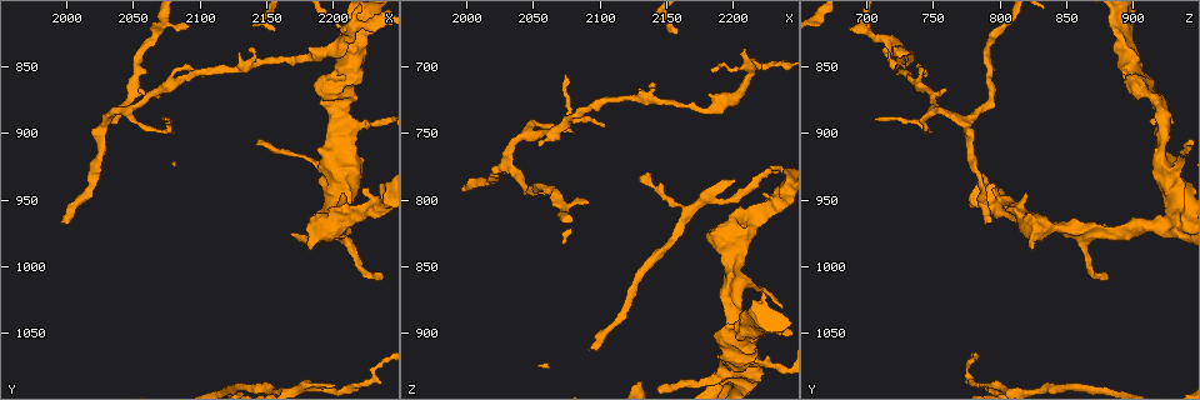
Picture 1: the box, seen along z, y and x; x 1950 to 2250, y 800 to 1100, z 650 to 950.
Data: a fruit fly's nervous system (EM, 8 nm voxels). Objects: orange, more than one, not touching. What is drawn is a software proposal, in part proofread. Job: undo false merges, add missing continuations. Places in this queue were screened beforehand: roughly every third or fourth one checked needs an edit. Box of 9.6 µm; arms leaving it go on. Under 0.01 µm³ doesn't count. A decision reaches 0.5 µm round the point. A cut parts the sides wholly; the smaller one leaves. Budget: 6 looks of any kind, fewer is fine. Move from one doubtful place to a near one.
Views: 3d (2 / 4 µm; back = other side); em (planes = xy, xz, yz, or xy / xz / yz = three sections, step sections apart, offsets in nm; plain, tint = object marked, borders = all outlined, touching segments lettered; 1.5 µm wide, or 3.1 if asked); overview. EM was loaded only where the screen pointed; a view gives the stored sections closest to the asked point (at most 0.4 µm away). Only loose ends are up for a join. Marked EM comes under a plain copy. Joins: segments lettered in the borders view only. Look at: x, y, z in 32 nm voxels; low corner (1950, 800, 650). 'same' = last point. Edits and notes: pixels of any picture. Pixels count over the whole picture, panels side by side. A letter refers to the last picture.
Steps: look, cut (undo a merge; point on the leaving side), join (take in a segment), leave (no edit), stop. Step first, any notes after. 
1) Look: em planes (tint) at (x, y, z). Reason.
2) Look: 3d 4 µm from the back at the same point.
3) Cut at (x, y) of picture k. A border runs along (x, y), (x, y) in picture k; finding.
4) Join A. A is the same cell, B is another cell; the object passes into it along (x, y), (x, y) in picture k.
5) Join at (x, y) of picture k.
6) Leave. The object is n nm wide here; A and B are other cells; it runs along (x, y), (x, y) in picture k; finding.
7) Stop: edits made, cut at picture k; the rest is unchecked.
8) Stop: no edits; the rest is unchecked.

Look: em planes (tint) at (2210, 822, 886). Thick end.

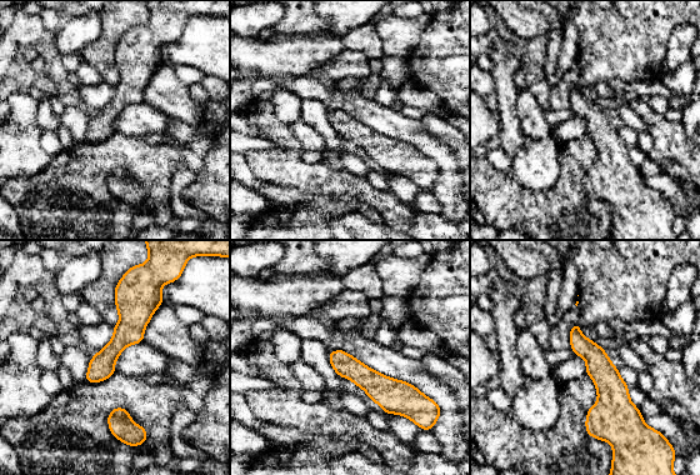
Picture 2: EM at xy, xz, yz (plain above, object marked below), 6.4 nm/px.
Look: em planes (borders) at the same point.

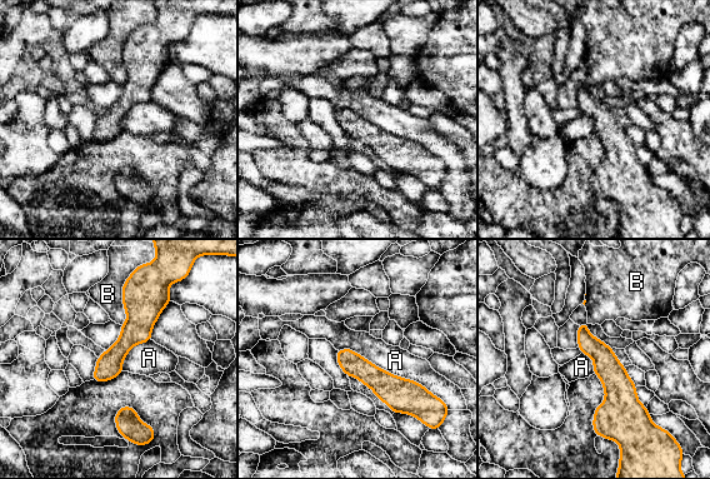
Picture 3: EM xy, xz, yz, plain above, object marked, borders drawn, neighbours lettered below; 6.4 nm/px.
Leave. A and B are other cells; a border runs along (338, 349), (351, 349), (436, 397) in picture 3; no lettered segment goes on from it.

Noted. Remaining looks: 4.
Look: em xz step 8 (borders) at (2072, 890, 708).

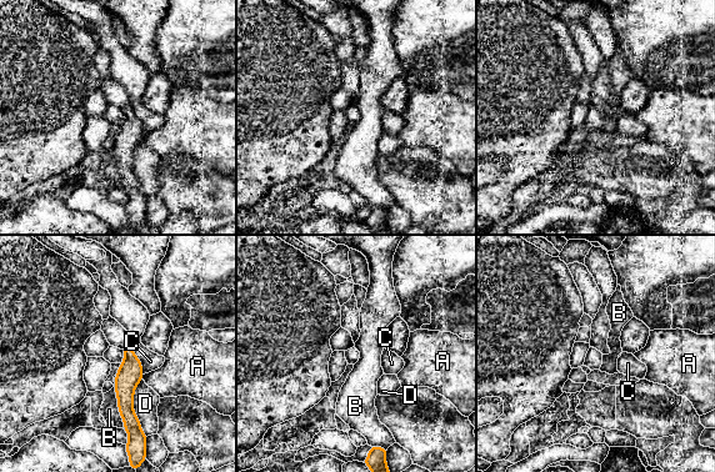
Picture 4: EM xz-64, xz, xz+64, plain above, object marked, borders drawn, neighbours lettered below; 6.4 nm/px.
Look: em planes (borders) at the same point. Another direction.

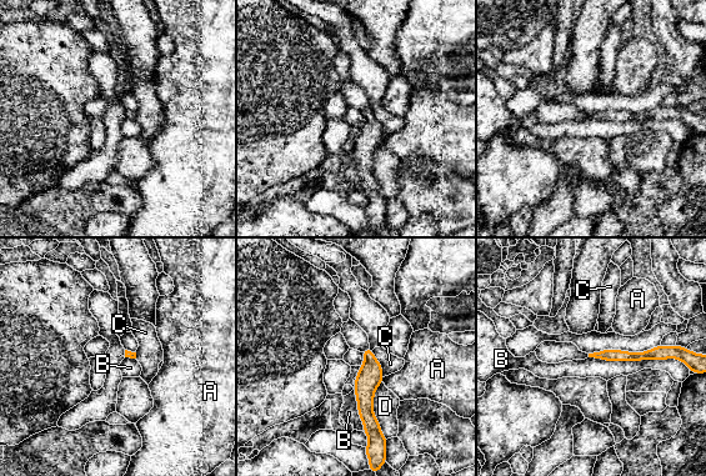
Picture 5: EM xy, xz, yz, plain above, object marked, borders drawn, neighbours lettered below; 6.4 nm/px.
Leave. A, B, C and D are other cells; it runs along (366, 352), (366, 415), (370, 431) in picture 5; no lettered segment goes on from it.

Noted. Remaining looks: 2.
Look: em planes (borders) at (1996, 966, 792). Branch stops here.

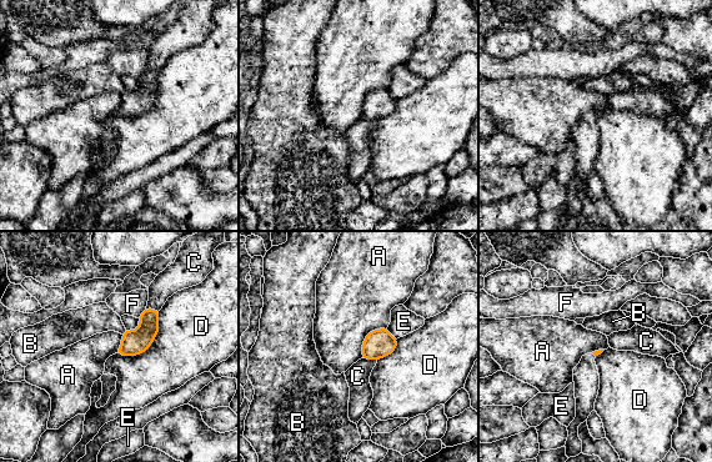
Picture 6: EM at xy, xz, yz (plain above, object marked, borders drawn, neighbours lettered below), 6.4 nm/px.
Leave. A, B, C, D, E and F are other cells; a border runs along (386, 327), (366, 336), (361, 357) in picture 6; none of them fits.

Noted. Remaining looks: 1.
Stop: no edits; the rest is unchecked.

